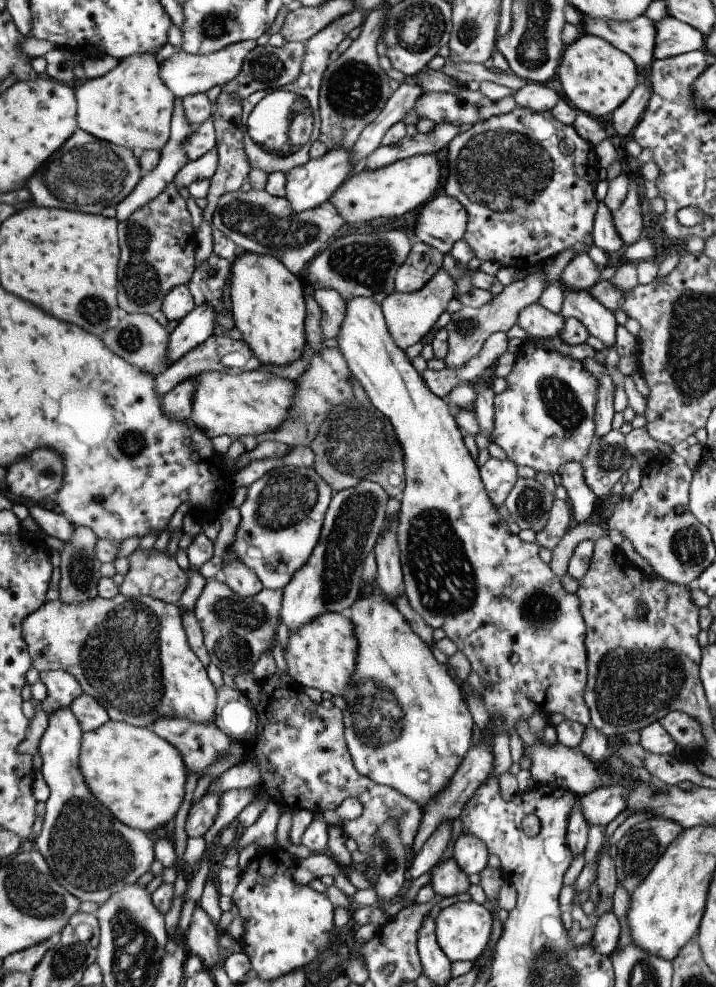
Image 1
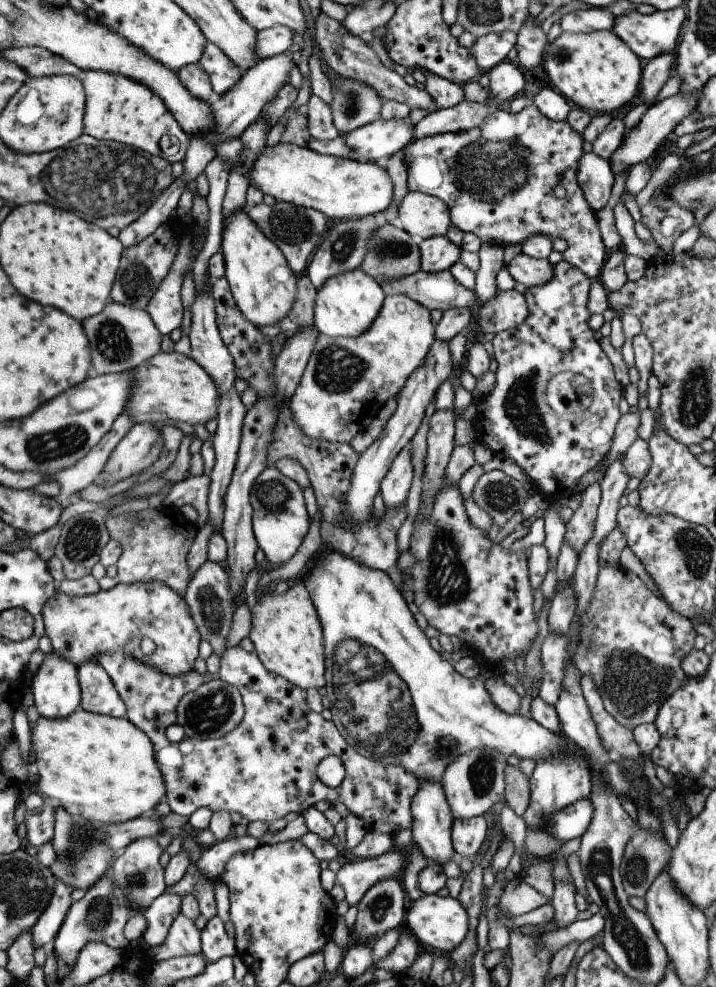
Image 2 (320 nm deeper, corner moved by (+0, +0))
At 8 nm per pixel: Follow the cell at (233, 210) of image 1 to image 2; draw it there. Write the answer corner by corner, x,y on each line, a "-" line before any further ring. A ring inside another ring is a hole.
275,201
271,206
261,202
245,212
251,222
257,224
261,234
282,252
287,266
294,274
301,274
306,270
315,248
327,236
331,222
325,214
314,209
293,206
289,202

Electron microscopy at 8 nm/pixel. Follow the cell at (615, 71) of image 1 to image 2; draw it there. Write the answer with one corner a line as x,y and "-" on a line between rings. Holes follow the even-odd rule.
599,30
589,34
561,32
553,42
546,44
541,66
553,89
569,104
589,114
601,114
621,108
635,96
640,86
642,65
640,58
637,58
612,31

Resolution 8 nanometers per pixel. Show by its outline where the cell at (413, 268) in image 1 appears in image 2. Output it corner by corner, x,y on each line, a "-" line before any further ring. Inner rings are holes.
445,236
417,241
419,250
419,271
433,274
449,268
459,261
460,248
455,248

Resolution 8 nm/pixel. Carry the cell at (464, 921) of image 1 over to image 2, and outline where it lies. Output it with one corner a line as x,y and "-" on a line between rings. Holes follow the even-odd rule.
423,894
411,902
404,914
405,926
412,932
417,943
422,947
429,946
439,952
451,953
465,938
468,926
468,916
459,901
435,894

